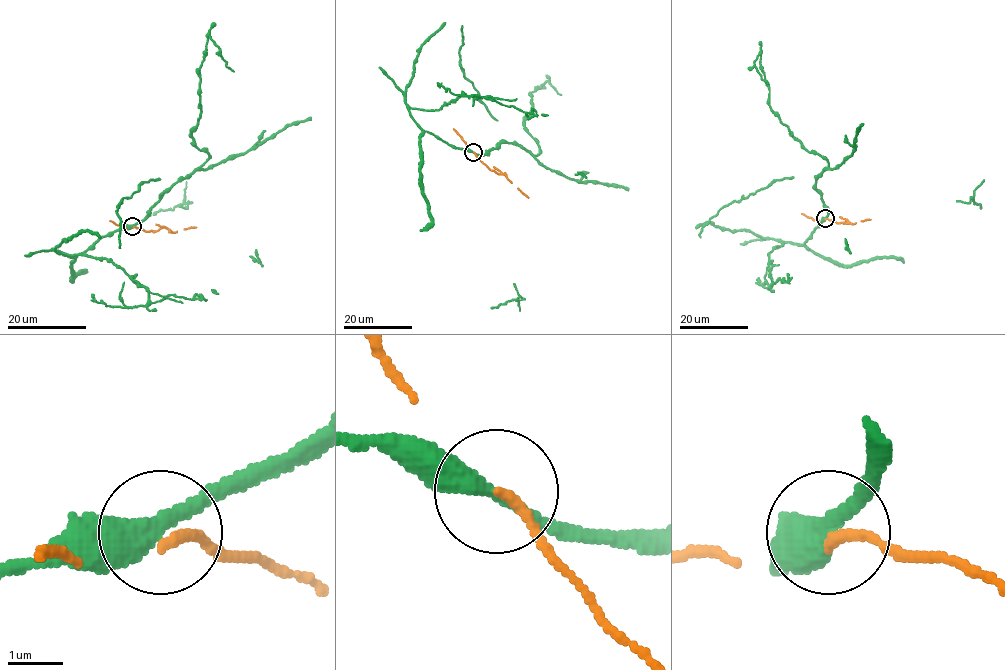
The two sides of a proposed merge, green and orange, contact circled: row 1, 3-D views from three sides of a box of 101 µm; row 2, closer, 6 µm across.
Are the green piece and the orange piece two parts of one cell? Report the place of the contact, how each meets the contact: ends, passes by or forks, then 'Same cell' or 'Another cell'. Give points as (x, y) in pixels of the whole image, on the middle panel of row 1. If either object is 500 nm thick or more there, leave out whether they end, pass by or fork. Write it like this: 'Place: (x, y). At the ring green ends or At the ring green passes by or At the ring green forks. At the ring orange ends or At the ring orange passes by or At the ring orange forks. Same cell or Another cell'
Place: (473, 152). At the ring green passes by. At the ring orange ends. Another cell

